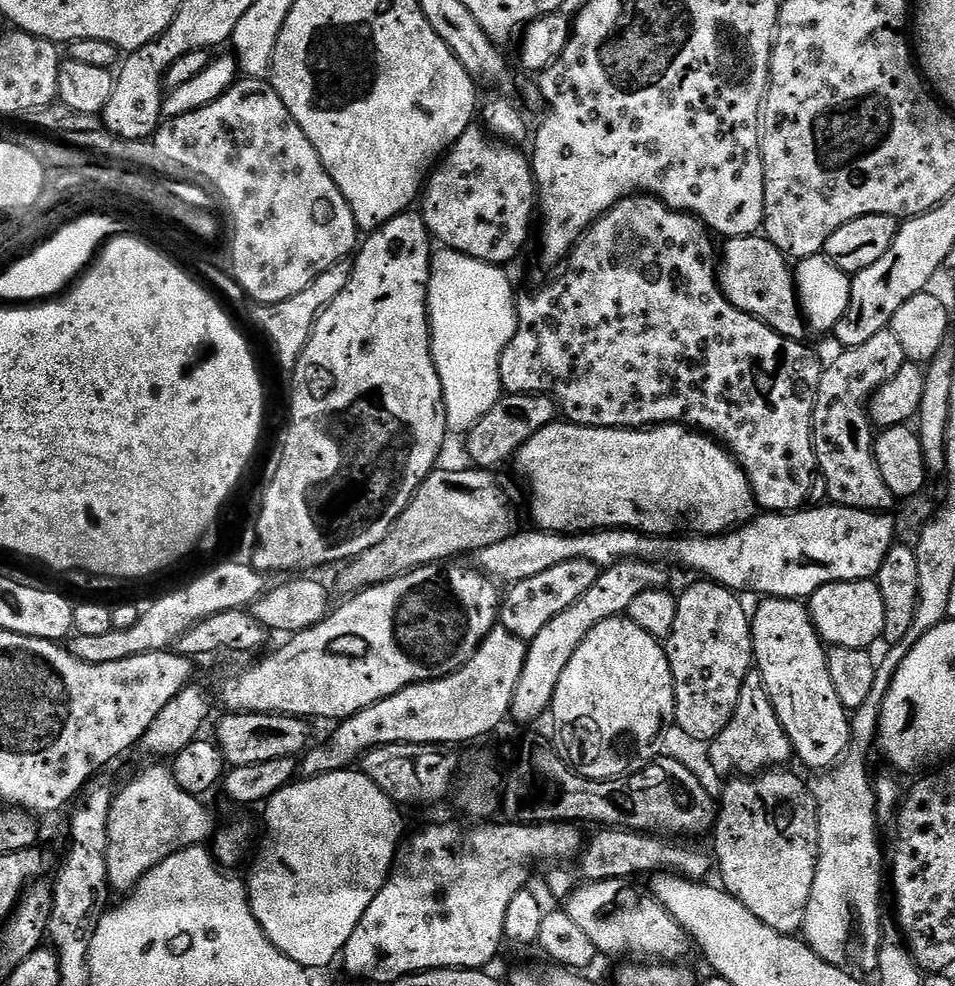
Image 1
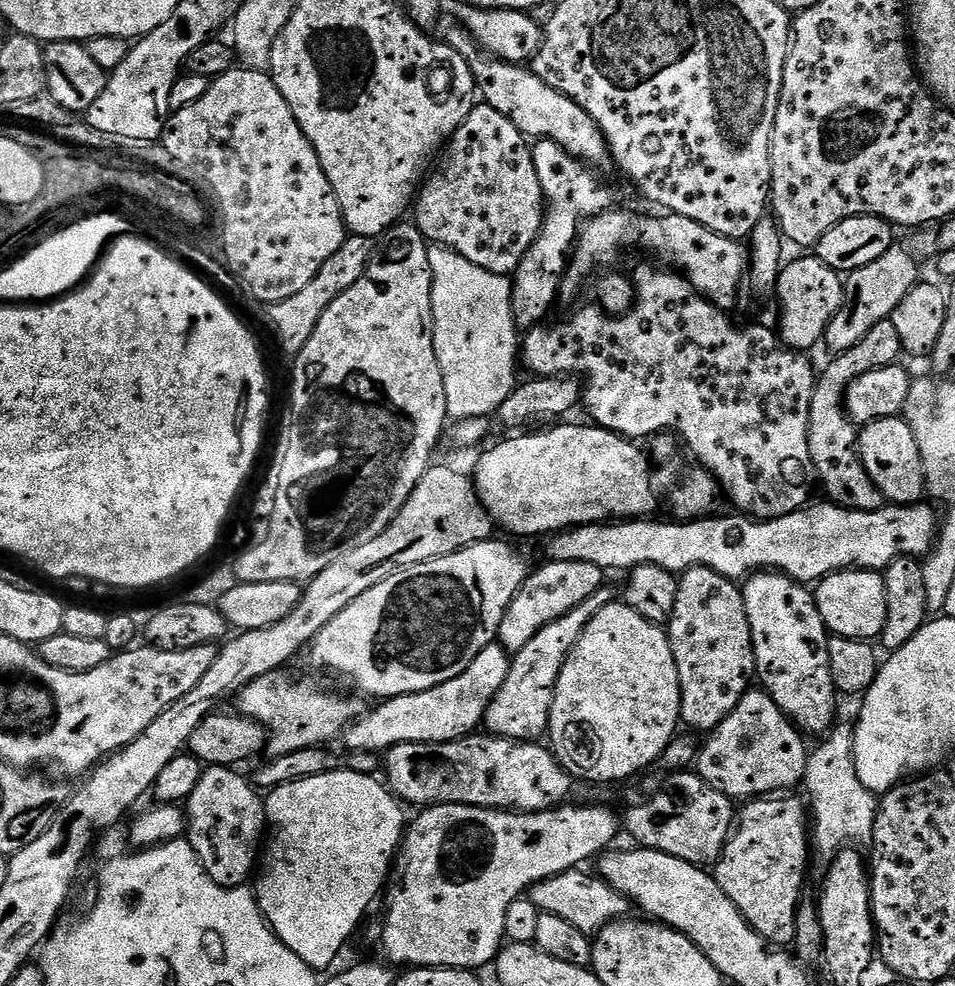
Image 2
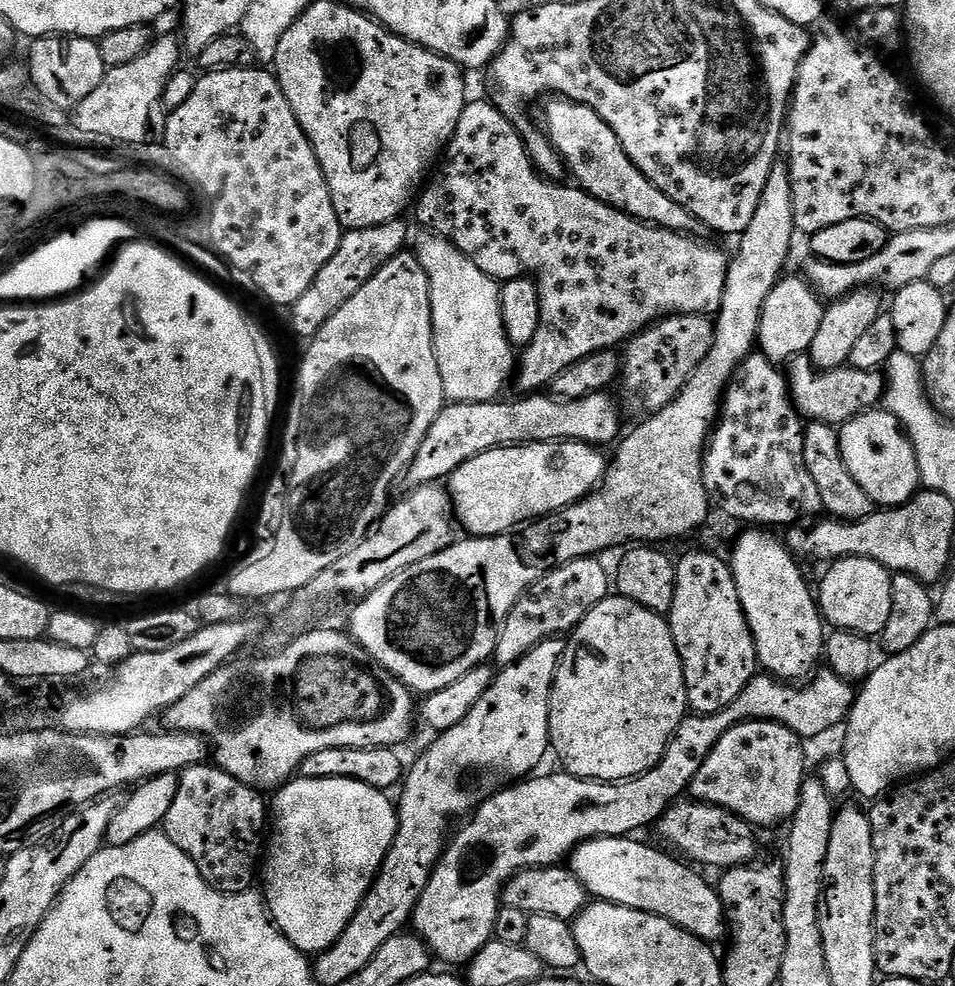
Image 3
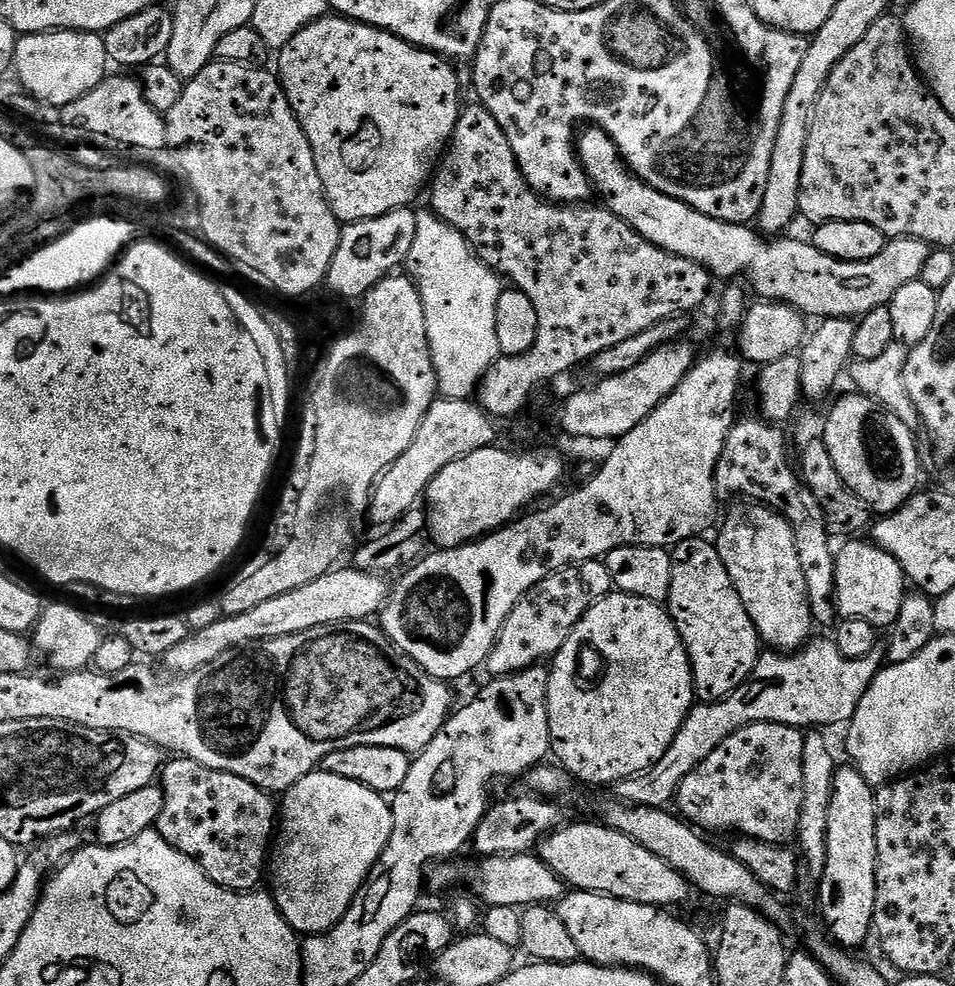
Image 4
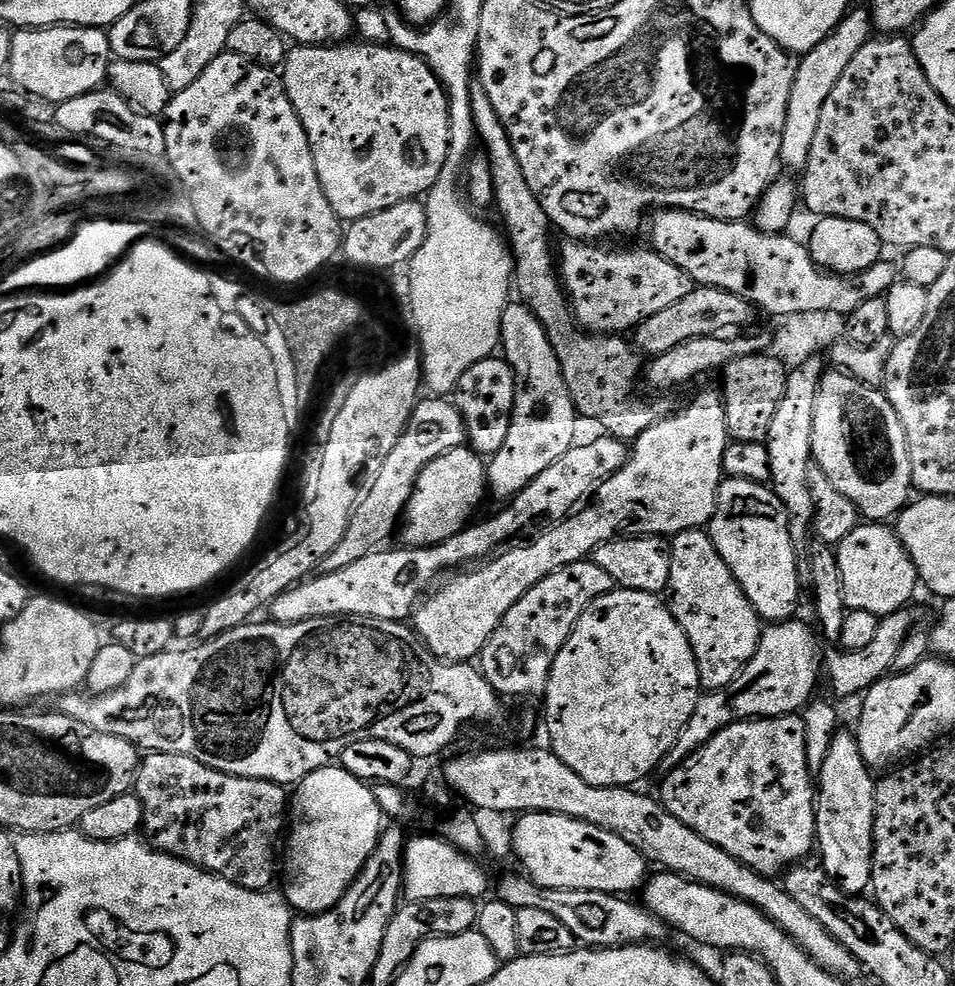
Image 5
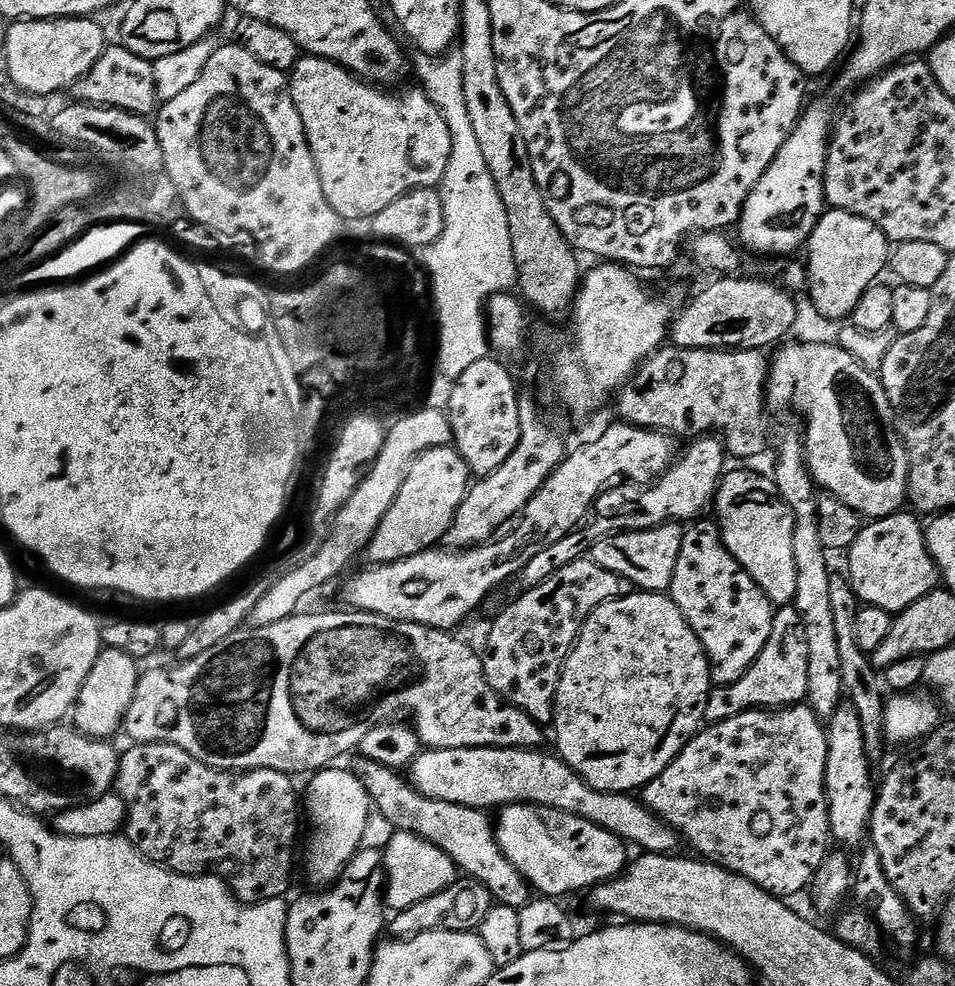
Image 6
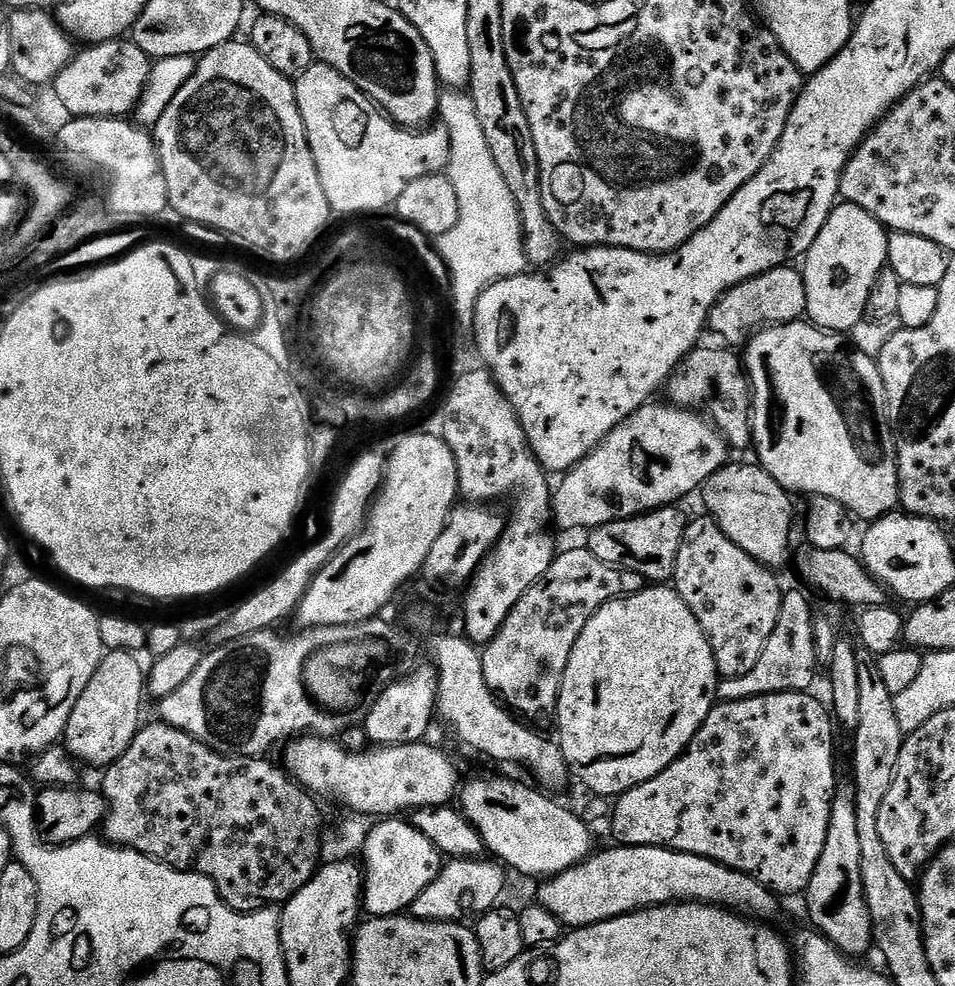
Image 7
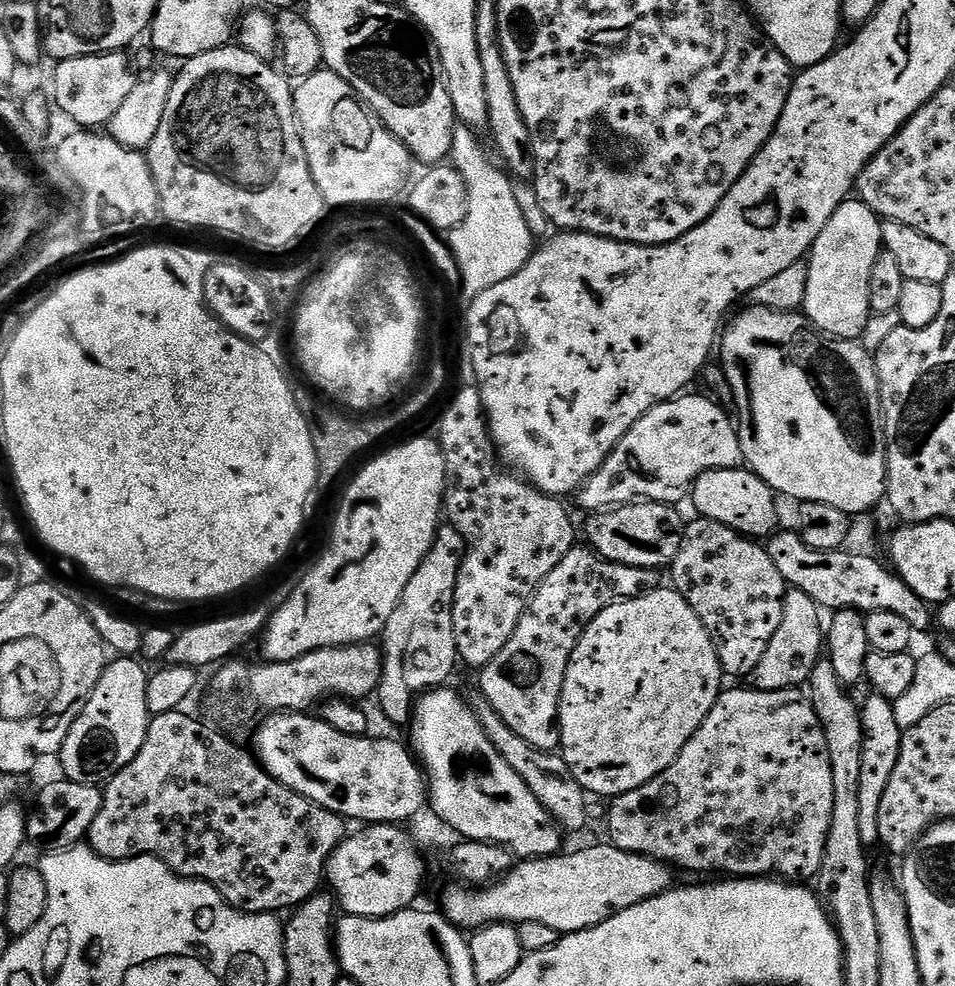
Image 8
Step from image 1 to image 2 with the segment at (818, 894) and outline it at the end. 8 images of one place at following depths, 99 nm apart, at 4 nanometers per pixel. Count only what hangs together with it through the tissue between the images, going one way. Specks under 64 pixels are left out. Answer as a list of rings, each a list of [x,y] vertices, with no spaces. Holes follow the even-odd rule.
[[[851,727],[831,729],[822,744],[813,747],[808,753],[806,774],[802,788],[812,795],[810,800],[810,816],[814,821],[814,831],[810,836],[810,844],[824,862],[831,862],[839,852],[853,846],[867,845],[872,838],[876,810],[877,793],[866,790],[862,782],[858,782],[858,770],[854,766],[854,738]]]

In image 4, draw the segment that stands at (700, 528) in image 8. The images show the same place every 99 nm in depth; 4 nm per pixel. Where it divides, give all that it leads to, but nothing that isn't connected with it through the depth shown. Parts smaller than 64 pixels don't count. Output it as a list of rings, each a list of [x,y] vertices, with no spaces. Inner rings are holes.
[[[711,539],[687,540],[671,549],[671,554],[672,577],[666,607],[692,663],[695,699],[701,704],[713,704],[734,694],[750,678],[762,655],[762,641]]]

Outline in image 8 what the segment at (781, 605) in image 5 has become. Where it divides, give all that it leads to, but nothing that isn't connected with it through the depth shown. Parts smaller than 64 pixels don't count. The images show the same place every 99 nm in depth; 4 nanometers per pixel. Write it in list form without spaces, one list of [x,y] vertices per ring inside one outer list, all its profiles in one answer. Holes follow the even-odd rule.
[[[723,468],[713,472],[703,472],[692,483],[690,504],[697,508],[705,520],[713,520],[730,530],[749,538],[767,538],[777,531],[777,493],[761,476],[740,468]]]

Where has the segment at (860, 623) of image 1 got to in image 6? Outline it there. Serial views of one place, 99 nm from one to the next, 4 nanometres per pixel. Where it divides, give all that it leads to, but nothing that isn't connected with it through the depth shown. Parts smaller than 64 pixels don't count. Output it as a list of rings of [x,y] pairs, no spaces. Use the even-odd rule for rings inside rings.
[[[904,515],[884,516],[865,523],[846,553],[848,582],[861,605],[878,606],[895,614],[938,587],[938,569],[924,537],[925,529],[922,524],[920,528],[915,515]]]

